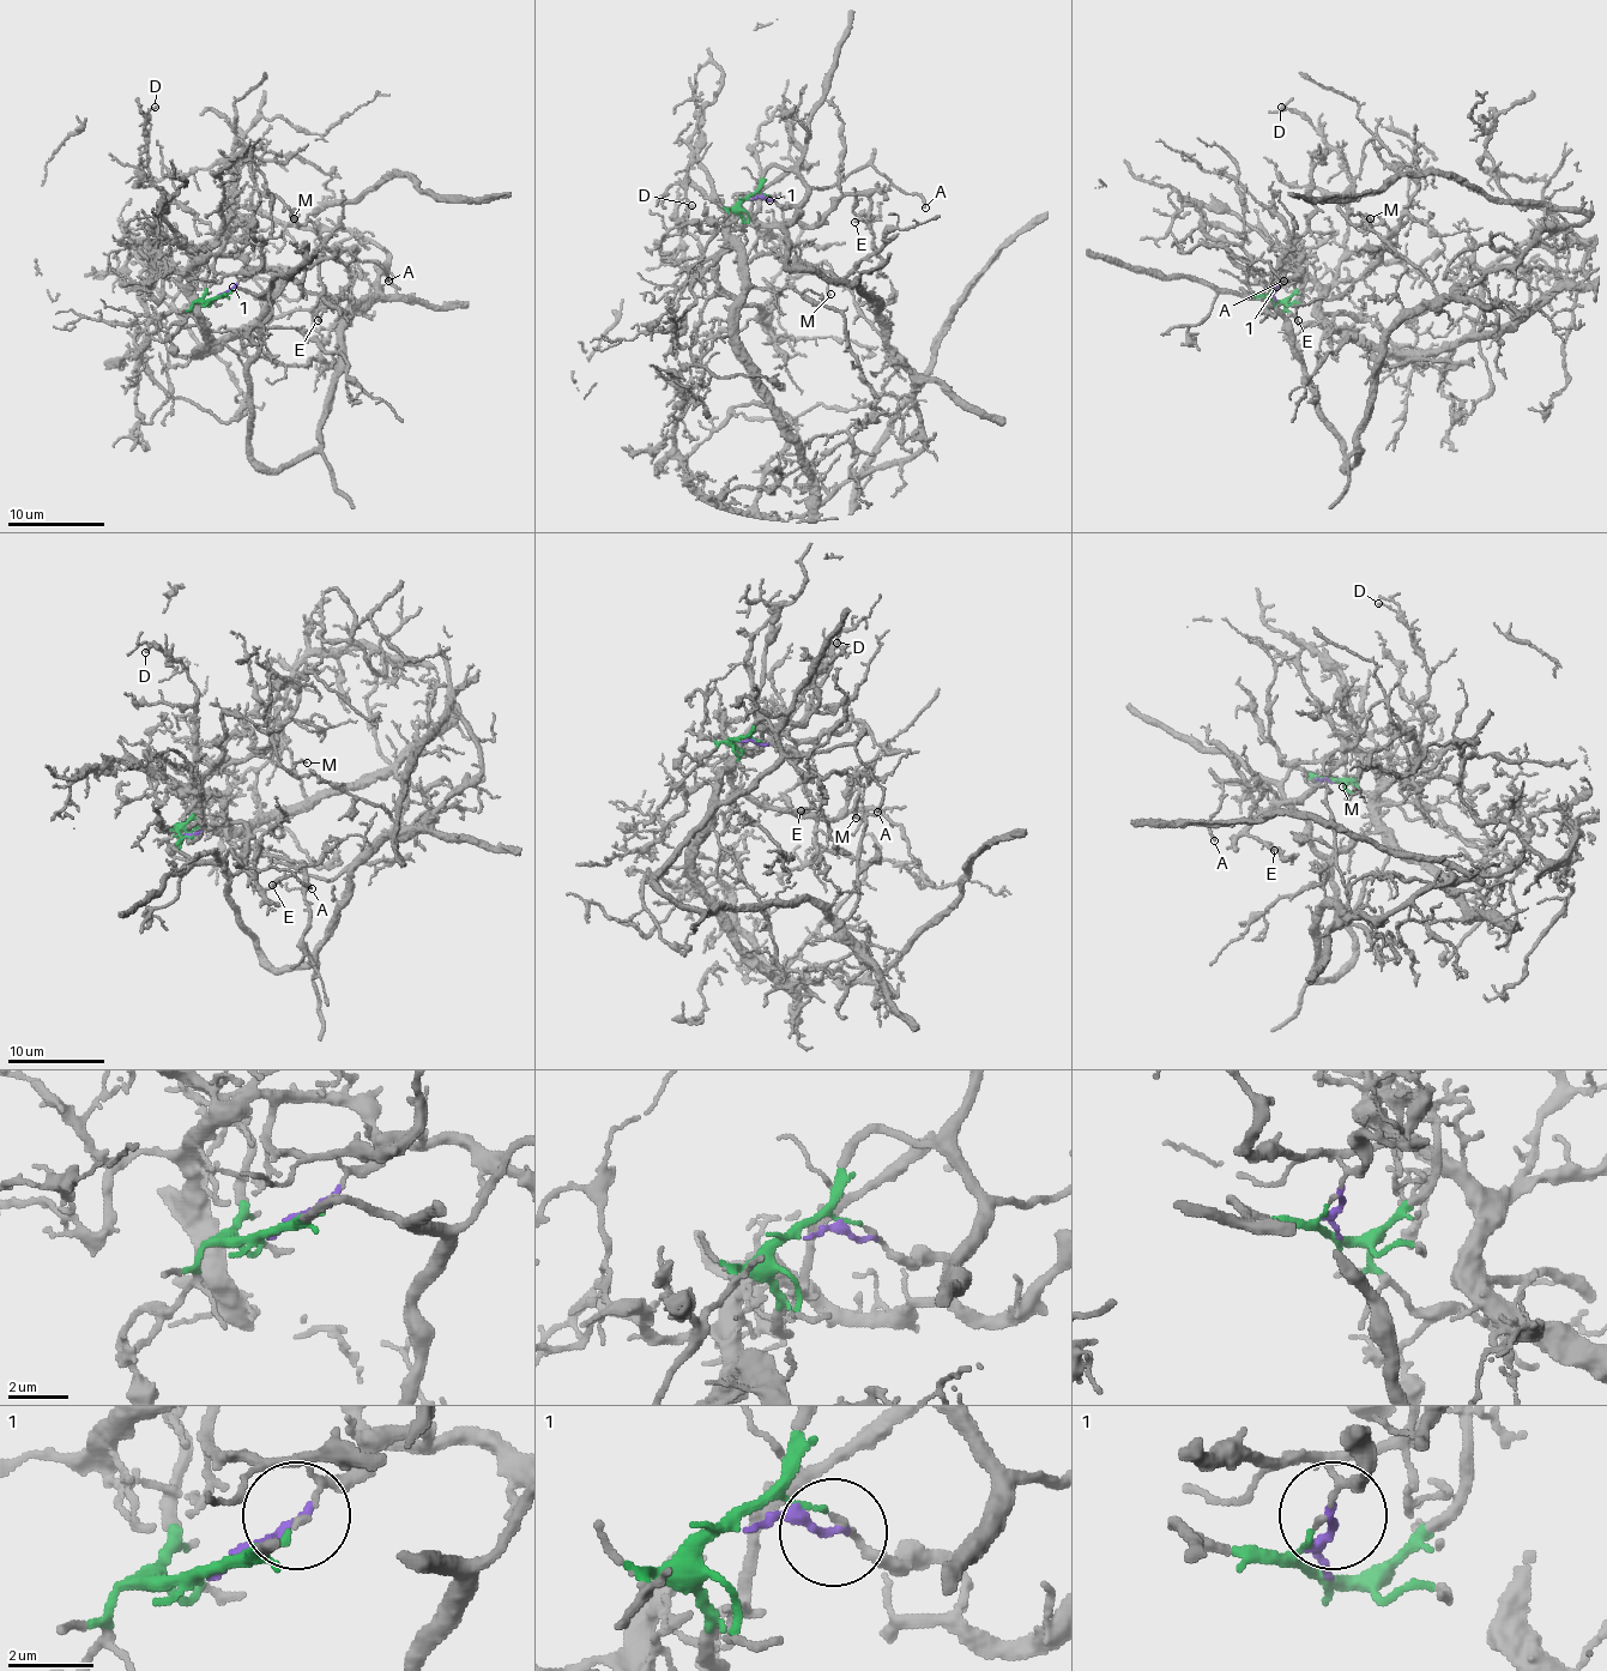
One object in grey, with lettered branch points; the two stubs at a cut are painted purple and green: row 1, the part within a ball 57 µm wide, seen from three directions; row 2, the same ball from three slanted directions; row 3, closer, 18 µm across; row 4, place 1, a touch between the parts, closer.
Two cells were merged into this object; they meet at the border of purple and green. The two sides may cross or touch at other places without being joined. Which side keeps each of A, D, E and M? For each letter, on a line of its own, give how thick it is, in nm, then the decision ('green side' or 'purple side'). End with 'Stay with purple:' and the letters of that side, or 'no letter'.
A: calibre 200 nm; green side
D: calibre 120 nm; purple side
E: calibre 140 nm; purple side
M: calibre 160 nm; green side
Stay with purple: D, E

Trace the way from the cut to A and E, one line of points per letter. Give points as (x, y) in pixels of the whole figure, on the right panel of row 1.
A: (1276, 301), (1243, 289), (1250, 296), (1264, 294), (1264, 275), (1240, 257), (1245, 263), (1269, 263), (1284, 282)
E: (1276, 301), (1274, 291), (1284, 270), (1300, 270), (1272, 294), (1272, 303), (1291, 303), (1298, 320)

